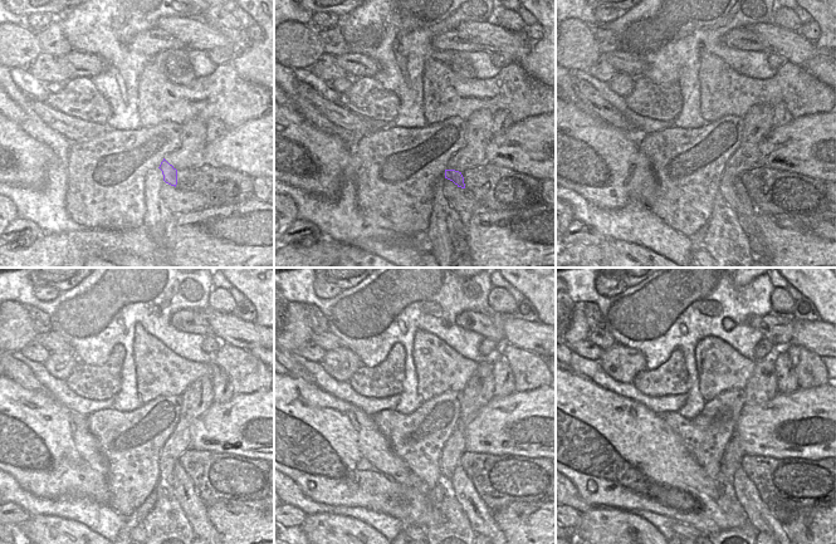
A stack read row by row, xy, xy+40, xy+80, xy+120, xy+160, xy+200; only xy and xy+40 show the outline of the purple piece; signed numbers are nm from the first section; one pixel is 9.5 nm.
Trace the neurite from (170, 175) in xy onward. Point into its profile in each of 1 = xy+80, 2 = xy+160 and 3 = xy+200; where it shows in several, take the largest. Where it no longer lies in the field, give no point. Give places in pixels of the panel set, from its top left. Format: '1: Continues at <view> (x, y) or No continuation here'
1: Continues at xy+80 (746, 210)
2: Continues at xy+160 (482, 522)
3: Continues at xy+200 (762, 519).

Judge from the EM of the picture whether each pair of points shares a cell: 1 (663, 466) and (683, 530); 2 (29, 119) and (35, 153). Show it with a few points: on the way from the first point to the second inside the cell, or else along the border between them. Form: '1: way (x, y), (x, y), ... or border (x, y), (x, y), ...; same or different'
1: border (676, 520), (690, 524), (700, 530); different
2: border (19, 125), (30, 136), (45, 143), (54, 153); different

